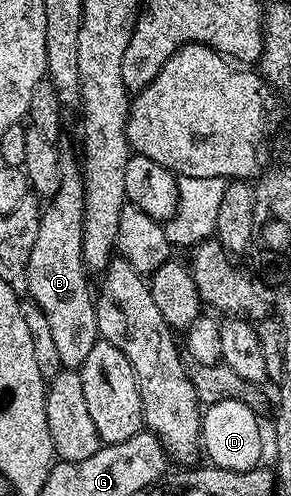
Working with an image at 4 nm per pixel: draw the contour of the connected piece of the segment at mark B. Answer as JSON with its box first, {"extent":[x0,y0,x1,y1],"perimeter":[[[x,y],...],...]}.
{"extent":[25,156,101,370],"perimeter":[[[67,156],[59,159],[59,187],[55,195],[42,207],[39,216],[39,235],[33,244],[33,252],[29,252],[29,264],[25,275],[30,301],[35,302],[45,318],[49,320],[49,328],[56,342],[60,367],[78,370],[85,364],[93,344],[101,341],[95,315],[93,286],[87,283],[89,271],[83,265],[83,171],[78,161]]]}

